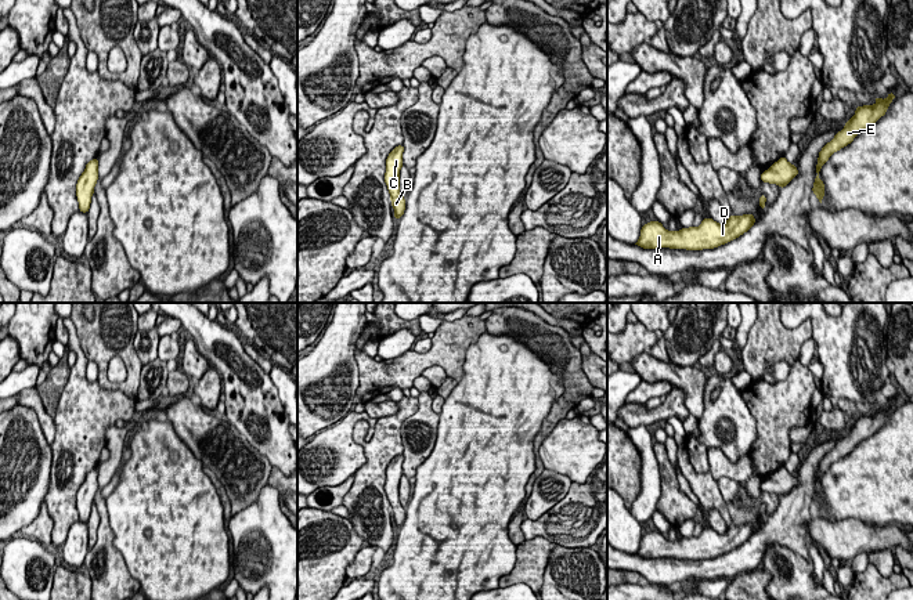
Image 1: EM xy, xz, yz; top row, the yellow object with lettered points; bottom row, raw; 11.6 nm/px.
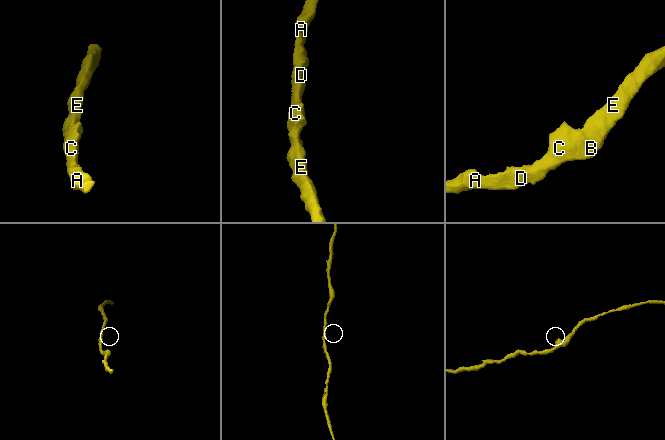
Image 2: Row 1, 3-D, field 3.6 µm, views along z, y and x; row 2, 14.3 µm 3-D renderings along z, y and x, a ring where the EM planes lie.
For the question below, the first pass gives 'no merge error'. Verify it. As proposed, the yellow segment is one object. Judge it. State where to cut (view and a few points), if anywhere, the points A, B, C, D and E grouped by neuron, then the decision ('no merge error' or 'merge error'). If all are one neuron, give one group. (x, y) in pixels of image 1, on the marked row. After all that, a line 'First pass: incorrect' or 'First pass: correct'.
no cut | A B C D E | no merge error
First pass: correct

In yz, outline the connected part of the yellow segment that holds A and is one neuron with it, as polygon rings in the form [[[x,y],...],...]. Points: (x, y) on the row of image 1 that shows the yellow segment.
[[[750,213],[729,216],[725,224],[704,217],[697,228],[689,227],[674,232],[665,229],[660,221],[650,221],[642,225],[639,241],[635,245],[643,249],[714,249],[739,238],[754,224],[755,217]]]

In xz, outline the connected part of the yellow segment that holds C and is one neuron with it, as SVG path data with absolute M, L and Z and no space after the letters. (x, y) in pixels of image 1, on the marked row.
M398 145L393 148L386 159L386 173L385 173L385 182L387 185L391 206L394 207L394 218L398 220L405 210L405 199L400 194L400 170L404 166L403 163L403 152L404 145Z

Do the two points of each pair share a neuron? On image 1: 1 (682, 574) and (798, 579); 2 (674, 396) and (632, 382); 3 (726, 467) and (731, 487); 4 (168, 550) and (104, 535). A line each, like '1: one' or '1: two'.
1: two
2: two
3: two
4: two

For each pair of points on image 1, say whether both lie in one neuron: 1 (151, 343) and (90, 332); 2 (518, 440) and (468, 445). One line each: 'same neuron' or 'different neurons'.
1: different neurons
2: same neuron

